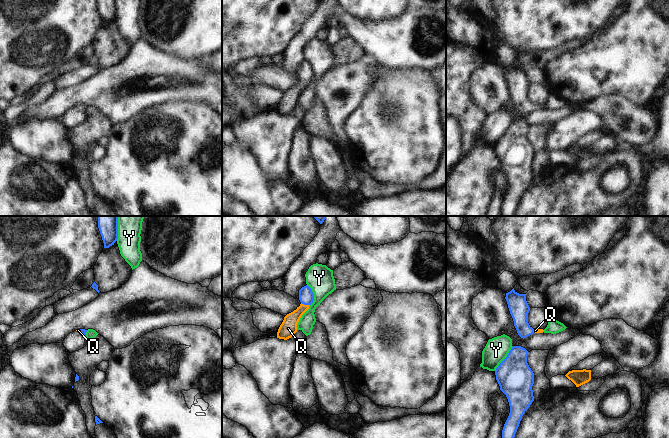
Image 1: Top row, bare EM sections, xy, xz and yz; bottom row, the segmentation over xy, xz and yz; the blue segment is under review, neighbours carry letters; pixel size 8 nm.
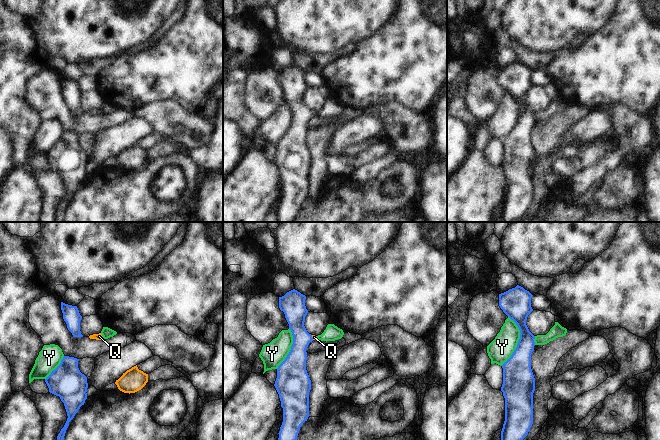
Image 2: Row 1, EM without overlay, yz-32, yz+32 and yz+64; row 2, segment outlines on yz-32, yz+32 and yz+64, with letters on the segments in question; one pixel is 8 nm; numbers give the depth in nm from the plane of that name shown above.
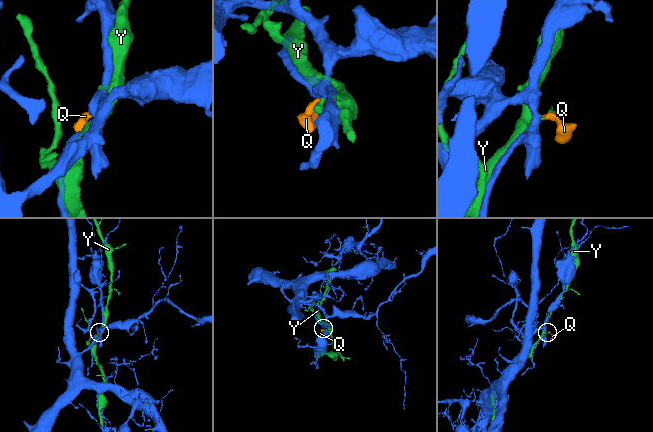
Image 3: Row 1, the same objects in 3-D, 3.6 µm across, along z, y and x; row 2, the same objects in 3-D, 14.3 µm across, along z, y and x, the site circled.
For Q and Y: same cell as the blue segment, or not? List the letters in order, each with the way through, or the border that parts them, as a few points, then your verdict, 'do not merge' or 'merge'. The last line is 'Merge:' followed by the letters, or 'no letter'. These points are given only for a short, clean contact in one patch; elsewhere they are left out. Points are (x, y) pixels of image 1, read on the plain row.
Q: across xz (306, 72), (305, 80), (290, 97), (288, 104) | merge
Y: do not merge
Merge: Q

